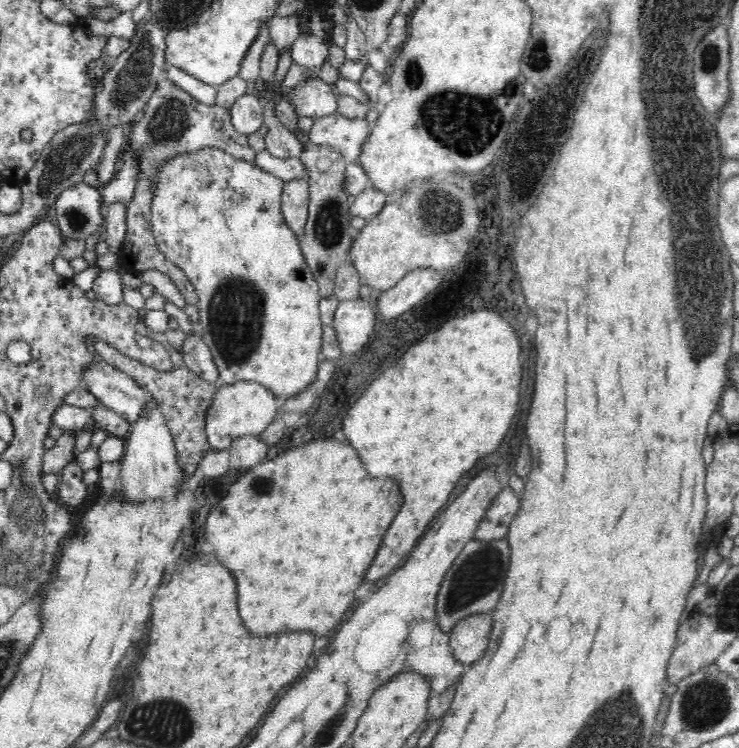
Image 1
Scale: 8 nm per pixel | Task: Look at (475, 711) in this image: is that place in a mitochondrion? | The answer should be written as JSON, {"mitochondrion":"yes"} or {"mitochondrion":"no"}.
{"mitochondrion":"no"}

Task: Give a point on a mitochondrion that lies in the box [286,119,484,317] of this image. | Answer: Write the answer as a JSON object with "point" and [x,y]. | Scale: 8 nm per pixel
{"point":[439,212]}

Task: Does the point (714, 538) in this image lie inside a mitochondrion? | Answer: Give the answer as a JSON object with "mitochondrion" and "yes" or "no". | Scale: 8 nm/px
{"mitochondrion":"no"}

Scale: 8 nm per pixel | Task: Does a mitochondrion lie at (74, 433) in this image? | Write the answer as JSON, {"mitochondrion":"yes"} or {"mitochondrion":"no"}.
{"mitochondrion":"no"}

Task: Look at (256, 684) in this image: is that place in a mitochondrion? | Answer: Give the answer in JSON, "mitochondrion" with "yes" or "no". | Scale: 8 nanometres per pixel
{"mitochondrion":"no"}

